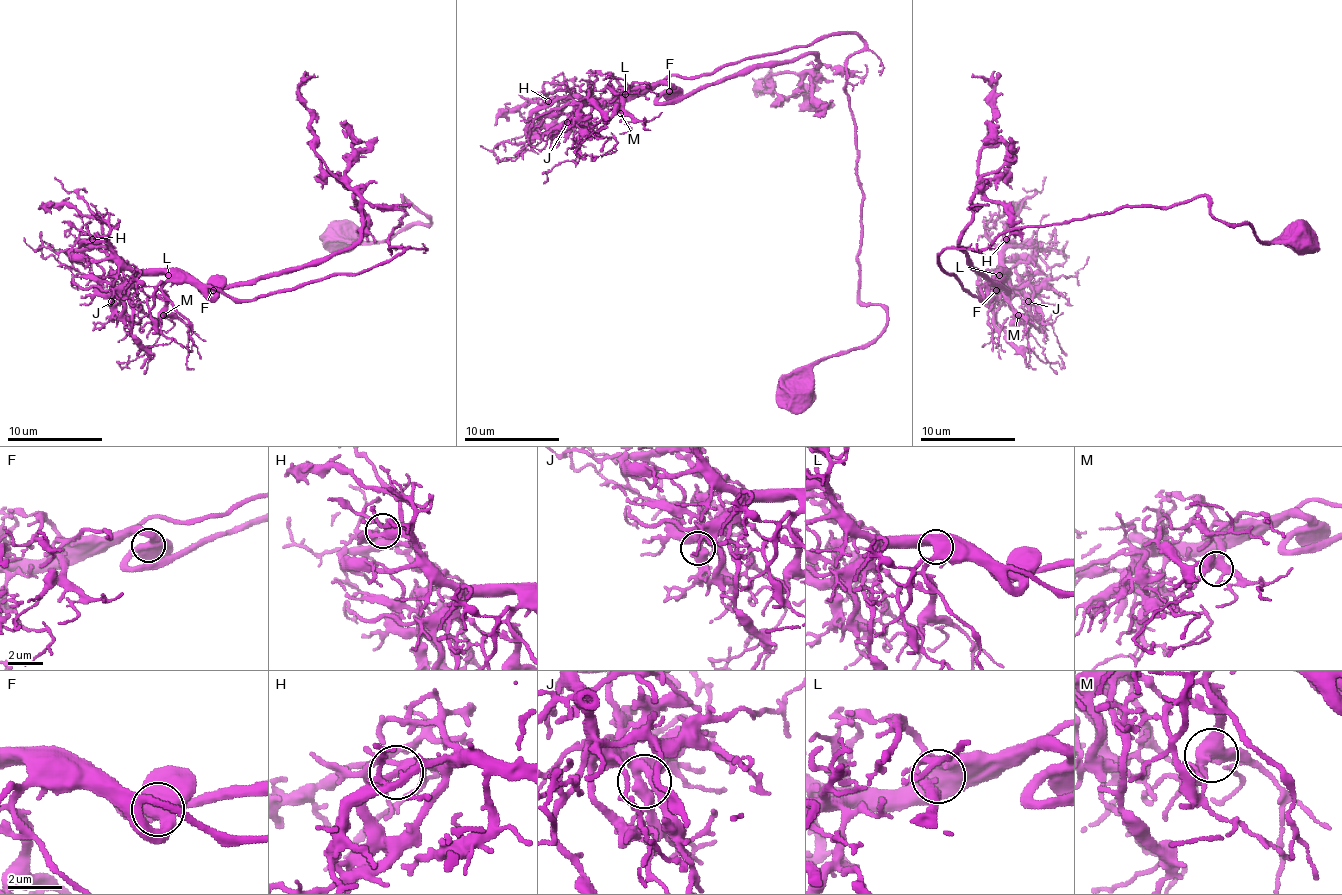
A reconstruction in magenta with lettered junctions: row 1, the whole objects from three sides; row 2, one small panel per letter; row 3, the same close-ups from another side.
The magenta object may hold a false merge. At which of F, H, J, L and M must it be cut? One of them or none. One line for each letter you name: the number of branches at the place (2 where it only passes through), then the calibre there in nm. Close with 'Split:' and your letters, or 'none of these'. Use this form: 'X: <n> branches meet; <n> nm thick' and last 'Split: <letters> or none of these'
Split: none of these

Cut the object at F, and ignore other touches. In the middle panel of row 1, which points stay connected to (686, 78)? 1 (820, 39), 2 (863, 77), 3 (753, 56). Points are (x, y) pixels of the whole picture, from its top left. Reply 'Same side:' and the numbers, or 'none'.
Same side: 1, 3

